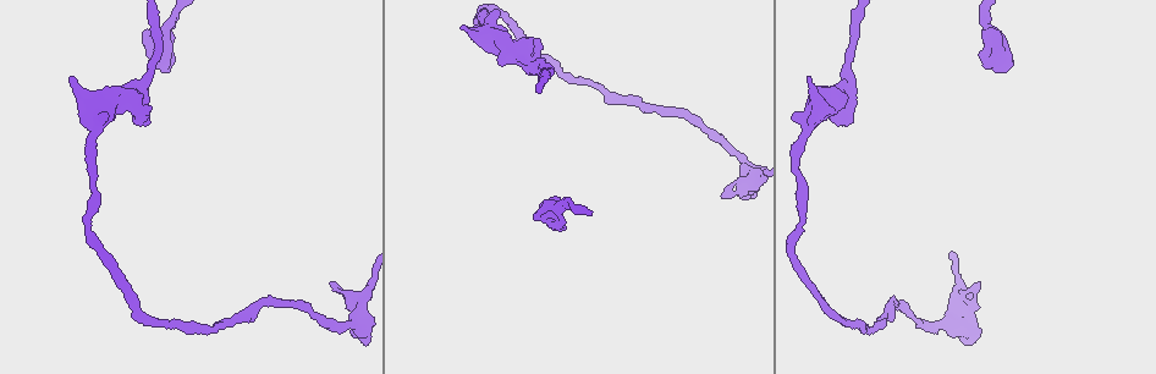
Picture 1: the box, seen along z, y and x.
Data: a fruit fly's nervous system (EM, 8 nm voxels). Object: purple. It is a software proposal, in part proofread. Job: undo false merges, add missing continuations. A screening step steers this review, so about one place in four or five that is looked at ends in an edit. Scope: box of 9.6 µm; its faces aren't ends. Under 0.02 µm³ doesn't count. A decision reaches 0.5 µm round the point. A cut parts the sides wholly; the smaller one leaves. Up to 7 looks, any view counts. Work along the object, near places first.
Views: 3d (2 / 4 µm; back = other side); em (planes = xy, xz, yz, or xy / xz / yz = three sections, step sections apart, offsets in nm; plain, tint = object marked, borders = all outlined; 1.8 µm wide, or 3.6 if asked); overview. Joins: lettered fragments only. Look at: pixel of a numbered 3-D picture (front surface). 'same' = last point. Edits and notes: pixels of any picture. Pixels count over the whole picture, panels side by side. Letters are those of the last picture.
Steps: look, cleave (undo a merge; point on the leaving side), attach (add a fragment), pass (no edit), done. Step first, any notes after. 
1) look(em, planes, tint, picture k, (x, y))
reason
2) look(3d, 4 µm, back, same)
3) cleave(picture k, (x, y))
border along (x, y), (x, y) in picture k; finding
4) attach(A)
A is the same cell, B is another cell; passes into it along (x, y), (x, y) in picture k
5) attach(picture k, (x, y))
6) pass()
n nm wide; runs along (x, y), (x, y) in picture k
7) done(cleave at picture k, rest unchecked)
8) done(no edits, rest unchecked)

look(3d, 4 µm, picture 1, (525, 66))
sharp bend

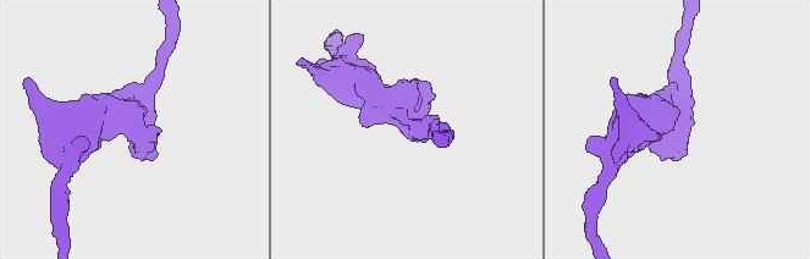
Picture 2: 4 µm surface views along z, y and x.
look(em, xz, step 4, tint, picture 2, (679, 116))
need the tissue

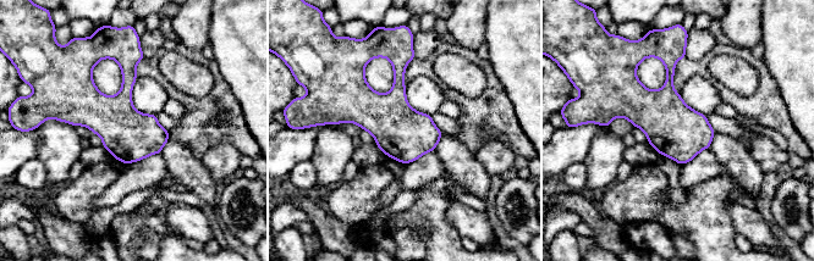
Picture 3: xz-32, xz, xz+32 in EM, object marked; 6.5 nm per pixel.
look(em, planes, borders, same)

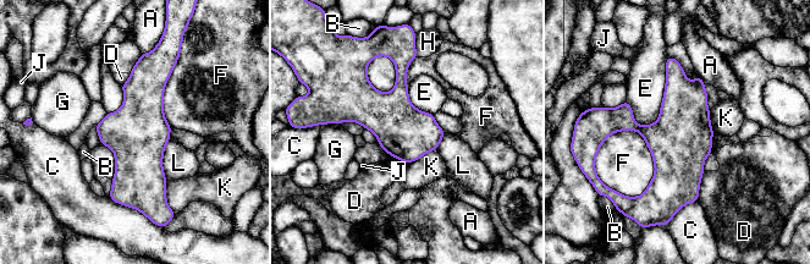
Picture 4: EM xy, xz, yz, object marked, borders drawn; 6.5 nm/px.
pass()
A, B, C, D, E, F, G, H, J, K and L are other cells; border along (667, 56), (660, 115), (638, 125) in picture 4; all the same neuron

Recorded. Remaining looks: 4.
look(em, planes, borders, picture 1, (562, 228))
thick end

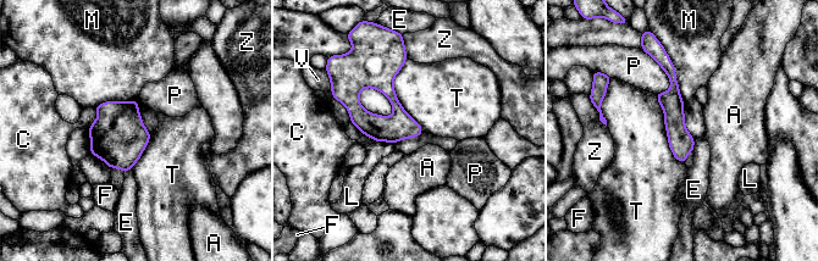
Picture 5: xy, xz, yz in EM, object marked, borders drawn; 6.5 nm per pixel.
pass()
A, C, E, F, L, M, P, T, V and Z are other cells; runs along (664, 61), (683, 157) in picture 5; none of them fits

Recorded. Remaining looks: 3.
look(em, xz, step 8, borders, picture 1, (362, 324))
sharp bend

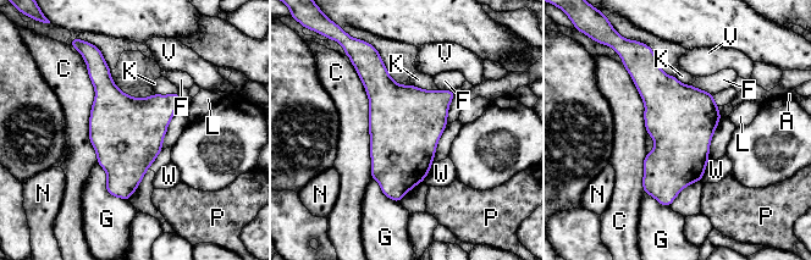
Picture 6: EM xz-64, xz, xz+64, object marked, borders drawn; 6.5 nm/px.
pass()
C touches over 750 nm; A, C, F, G, K, L, N, P, V and W are other cells; all the same neuron

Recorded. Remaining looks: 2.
done(no edits, rest unchecked)

